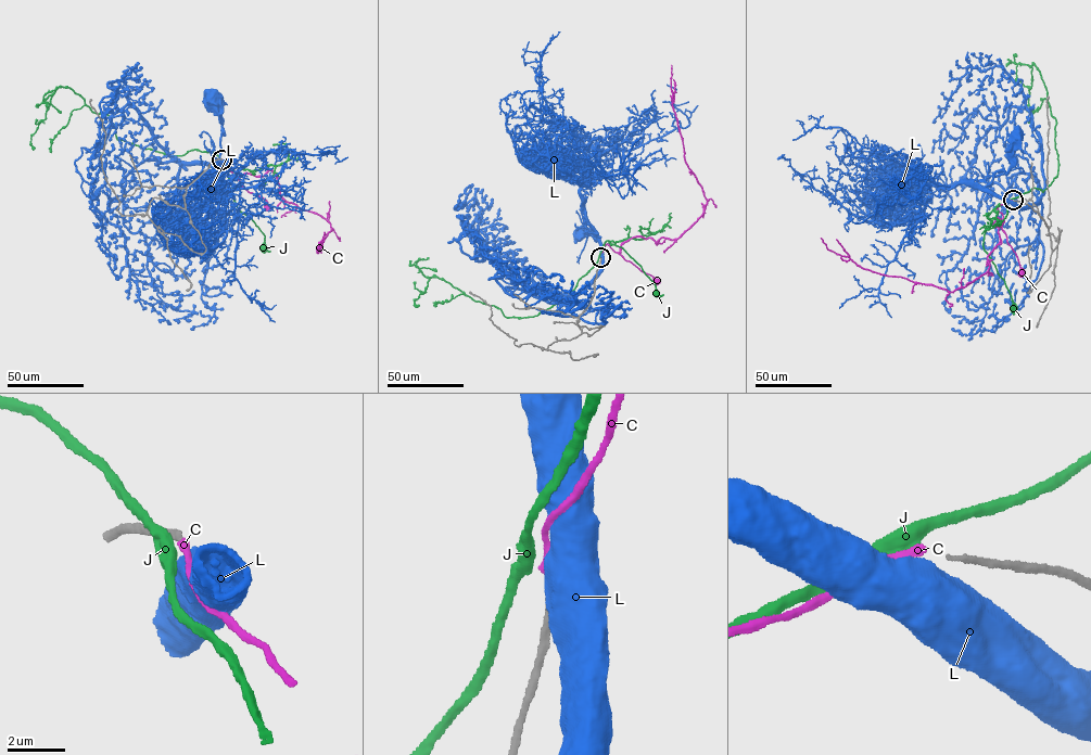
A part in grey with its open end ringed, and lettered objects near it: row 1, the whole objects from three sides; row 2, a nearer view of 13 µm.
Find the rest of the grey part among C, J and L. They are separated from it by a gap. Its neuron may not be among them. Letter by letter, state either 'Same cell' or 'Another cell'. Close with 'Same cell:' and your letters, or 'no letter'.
C: Same cell
J: Another cell
L: Another cell
Same cell: C

